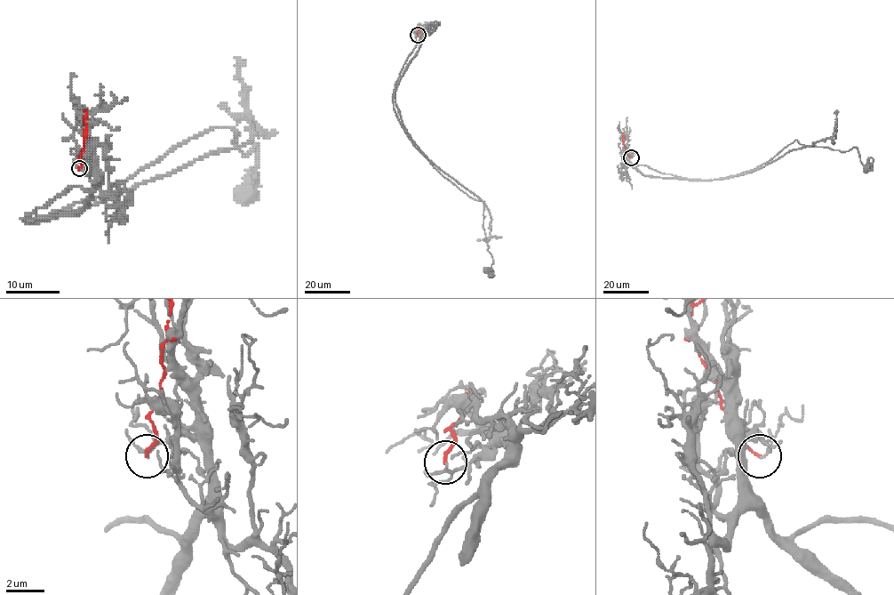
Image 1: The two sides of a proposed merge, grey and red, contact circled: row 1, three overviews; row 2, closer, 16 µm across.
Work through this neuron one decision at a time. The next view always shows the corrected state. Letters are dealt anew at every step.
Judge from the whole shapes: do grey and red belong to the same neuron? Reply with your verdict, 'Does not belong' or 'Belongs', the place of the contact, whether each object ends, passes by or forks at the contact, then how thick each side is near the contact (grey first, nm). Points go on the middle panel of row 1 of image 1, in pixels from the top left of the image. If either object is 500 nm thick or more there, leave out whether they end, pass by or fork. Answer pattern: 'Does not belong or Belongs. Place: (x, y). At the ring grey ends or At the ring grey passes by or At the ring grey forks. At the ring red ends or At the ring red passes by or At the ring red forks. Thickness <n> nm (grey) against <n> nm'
Does not belong. Place: (418, 35). At the ring grey passes by. At the ring red ends. Thickness 130 nm (grey) against 150 nm

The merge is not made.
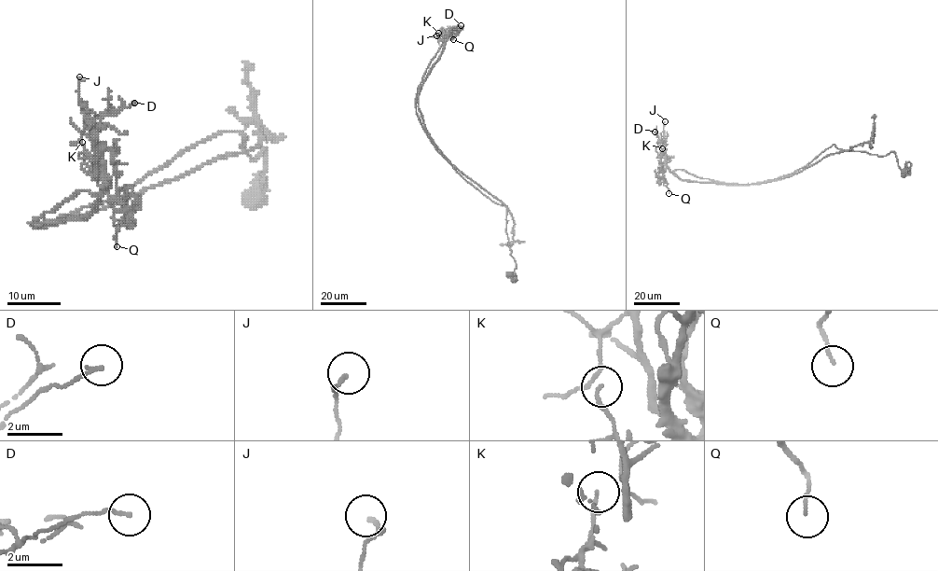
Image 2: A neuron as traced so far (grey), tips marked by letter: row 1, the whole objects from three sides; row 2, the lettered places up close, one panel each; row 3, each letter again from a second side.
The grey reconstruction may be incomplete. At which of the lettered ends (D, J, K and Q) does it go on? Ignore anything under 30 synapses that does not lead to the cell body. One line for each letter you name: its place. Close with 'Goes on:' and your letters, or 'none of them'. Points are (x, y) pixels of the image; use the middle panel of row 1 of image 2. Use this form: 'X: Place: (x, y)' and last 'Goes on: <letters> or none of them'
Goes on: none of them

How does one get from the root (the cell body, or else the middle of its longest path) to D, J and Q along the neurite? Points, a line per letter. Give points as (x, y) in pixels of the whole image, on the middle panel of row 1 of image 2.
D: (510, 274), (507, 207), (439, 153), (418, 108), (444, 32), (461, 25)
J: (510, 274), (516, 264), (507, 207), (468, 183), (439, 153), (418, 108), (419, 89), (448, 38), (436, 35)
Q: (510, 274), (507, 207), (439, 153), (418, 108), (420, 88), (453, 39)

